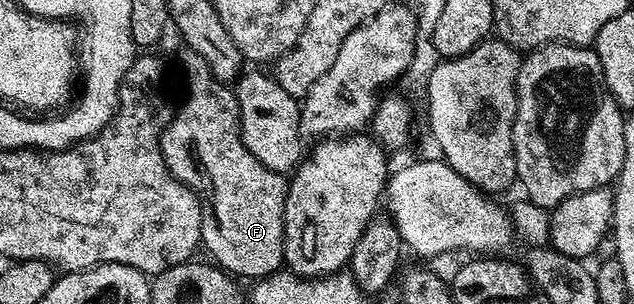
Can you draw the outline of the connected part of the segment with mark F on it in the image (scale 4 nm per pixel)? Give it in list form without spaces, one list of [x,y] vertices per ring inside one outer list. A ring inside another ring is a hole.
[[[186,49],[180,51],[179,75],[183,78],[183,104],[180,107],[178,105],[171,116],[171,123],[163,131],[165,165],[177,180],[190,180],[190,175],[195,178],[194,186],[209,212],[210,222],[211,219],[215,222],[215,227],[204,226],[201,240],[202,246],[211,250],[210,258],[232,276],[244,275],[250,281],[274,275],[284,266],[283,218],[288,180],[276,171],[265,169],[265,165],[261,165],[261,161],[257,161],[257,157],[245,149],[239,128],[239,99],[234,90],[209,73],[209,67],[200,55]],[[187,151],[195,151],[191,155],[192,163]]]

